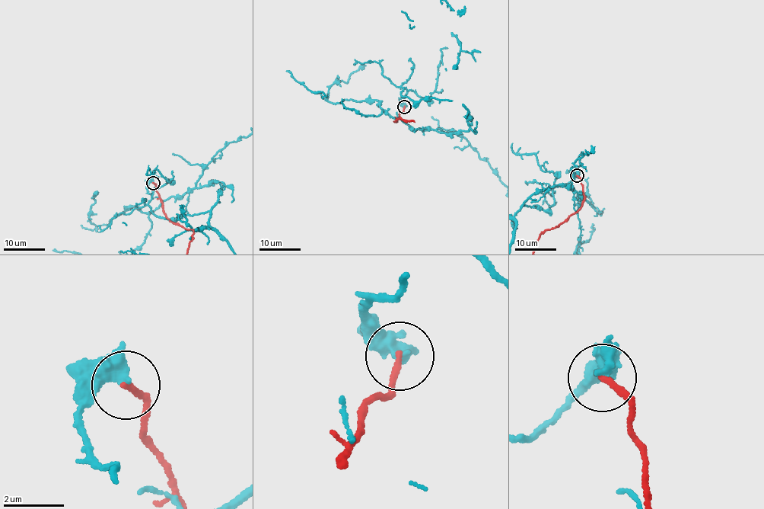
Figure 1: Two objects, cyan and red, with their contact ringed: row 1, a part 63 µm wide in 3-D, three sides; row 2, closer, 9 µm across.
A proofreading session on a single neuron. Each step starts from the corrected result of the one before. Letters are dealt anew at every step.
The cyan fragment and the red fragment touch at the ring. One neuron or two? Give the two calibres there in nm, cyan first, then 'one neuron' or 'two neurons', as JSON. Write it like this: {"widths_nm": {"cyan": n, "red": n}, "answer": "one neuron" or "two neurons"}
{"widths_nm": {"cyan": 280, "red": 200}, "answer": "two neurons"}

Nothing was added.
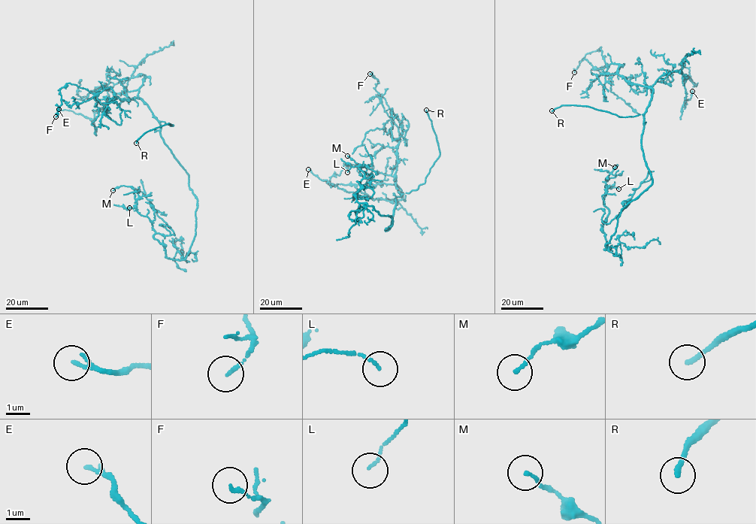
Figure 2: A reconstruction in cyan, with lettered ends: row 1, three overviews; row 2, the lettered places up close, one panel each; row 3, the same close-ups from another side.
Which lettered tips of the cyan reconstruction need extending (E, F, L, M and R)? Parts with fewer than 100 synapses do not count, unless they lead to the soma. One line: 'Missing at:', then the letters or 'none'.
Missing at: R

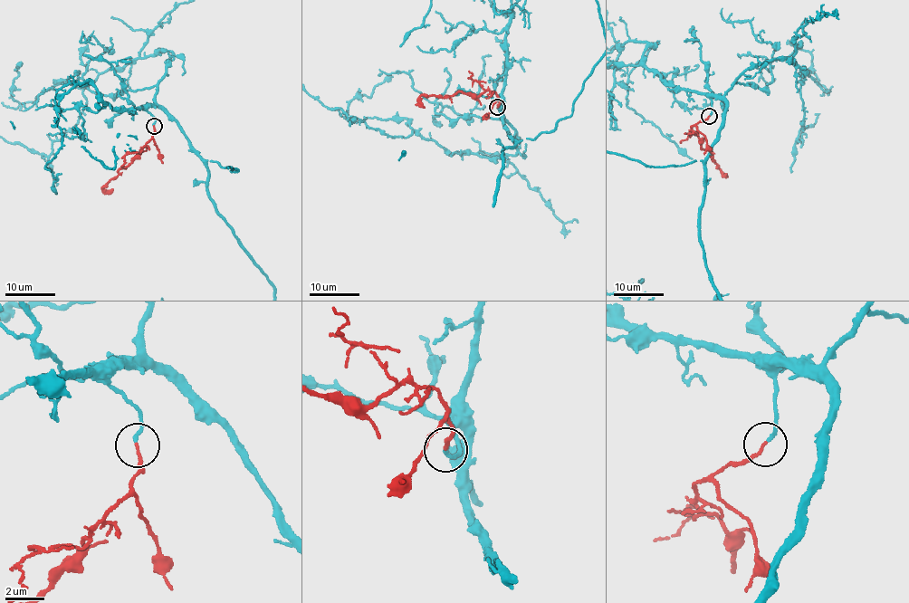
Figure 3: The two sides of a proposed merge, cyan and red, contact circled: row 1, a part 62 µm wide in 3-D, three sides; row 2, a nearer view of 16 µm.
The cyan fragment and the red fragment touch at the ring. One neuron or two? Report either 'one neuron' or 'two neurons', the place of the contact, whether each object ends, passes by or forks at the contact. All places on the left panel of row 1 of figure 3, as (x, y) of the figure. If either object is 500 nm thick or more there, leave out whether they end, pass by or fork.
one neuron | (154, 126) | cyan ends | red ends

